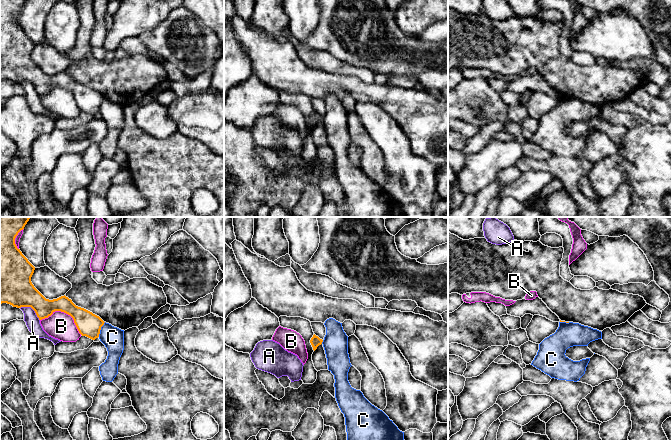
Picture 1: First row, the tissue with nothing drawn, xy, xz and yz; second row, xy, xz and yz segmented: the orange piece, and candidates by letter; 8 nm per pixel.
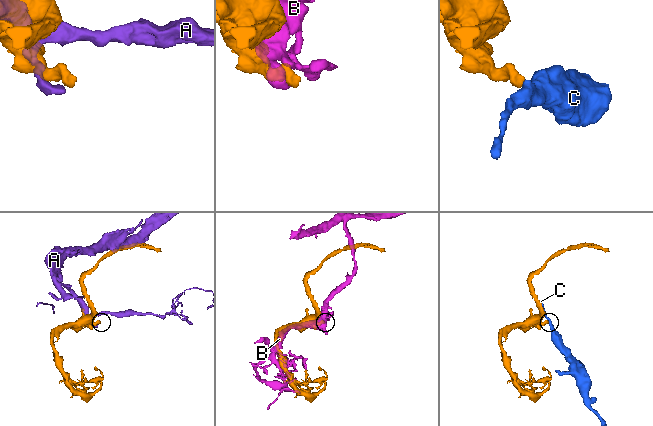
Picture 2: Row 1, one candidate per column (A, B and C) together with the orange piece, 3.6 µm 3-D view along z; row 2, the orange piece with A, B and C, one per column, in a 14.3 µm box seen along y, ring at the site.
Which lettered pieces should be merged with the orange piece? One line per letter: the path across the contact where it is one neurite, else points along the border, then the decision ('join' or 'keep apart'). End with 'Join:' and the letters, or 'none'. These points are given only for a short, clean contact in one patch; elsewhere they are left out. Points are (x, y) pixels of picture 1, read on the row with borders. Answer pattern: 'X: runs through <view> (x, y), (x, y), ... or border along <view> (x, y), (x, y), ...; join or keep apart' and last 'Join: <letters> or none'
A: keep apart
B: keep apart
C: border along xy (105, 322), (98, 336); keep apart
Join: none

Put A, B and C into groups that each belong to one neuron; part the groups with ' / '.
A / B / C

